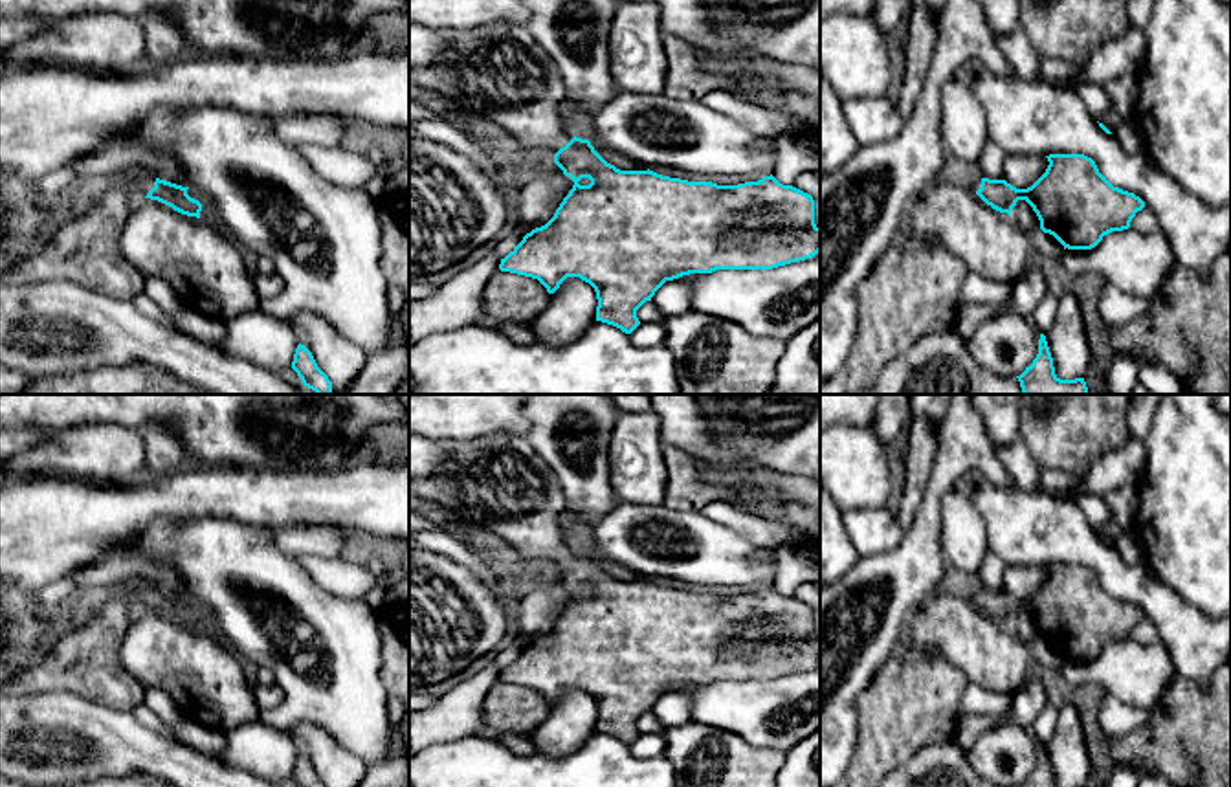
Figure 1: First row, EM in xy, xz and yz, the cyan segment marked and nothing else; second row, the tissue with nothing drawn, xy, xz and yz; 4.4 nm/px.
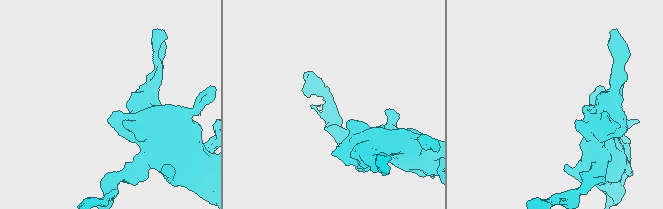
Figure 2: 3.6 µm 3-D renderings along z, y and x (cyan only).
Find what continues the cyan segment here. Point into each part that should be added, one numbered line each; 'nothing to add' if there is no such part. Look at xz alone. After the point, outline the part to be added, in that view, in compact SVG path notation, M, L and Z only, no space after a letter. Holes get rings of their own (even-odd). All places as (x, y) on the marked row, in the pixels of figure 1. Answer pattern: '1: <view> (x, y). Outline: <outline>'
1: xz (498, 70). Outline: M497 20L442 33L451 44L435 64L409 68L413 84L455 99L459 112L497 123L510 134L510 149L519 156L554 156L574 138L560 119L560 105L567 97L560 68L525 24Z

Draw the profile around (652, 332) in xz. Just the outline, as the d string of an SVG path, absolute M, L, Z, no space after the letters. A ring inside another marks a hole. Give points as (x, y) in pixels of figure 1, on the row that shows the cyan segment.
M646 321L640 323L631 334L629 339L635 347L659 347L666 338L664 321Z

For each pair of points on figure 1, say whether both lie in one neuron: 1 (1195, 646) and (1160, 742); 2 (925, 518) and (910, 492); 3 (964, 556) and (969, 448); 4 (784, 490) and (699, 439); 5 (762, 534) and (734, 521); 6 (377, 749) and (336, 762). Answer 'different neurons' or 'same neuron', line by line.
1: different neurons
2: different neurons
3: different neurons
4: different neurons
5: same neuron
6: different neurons

